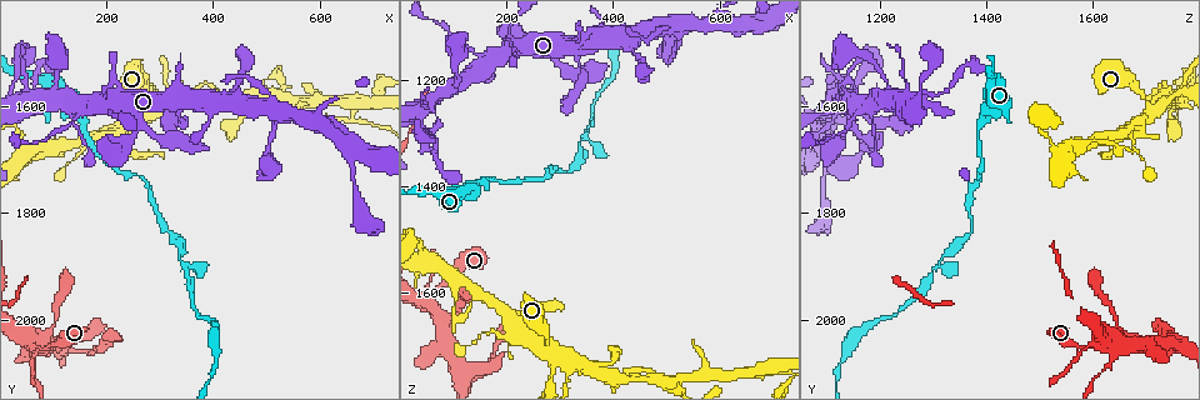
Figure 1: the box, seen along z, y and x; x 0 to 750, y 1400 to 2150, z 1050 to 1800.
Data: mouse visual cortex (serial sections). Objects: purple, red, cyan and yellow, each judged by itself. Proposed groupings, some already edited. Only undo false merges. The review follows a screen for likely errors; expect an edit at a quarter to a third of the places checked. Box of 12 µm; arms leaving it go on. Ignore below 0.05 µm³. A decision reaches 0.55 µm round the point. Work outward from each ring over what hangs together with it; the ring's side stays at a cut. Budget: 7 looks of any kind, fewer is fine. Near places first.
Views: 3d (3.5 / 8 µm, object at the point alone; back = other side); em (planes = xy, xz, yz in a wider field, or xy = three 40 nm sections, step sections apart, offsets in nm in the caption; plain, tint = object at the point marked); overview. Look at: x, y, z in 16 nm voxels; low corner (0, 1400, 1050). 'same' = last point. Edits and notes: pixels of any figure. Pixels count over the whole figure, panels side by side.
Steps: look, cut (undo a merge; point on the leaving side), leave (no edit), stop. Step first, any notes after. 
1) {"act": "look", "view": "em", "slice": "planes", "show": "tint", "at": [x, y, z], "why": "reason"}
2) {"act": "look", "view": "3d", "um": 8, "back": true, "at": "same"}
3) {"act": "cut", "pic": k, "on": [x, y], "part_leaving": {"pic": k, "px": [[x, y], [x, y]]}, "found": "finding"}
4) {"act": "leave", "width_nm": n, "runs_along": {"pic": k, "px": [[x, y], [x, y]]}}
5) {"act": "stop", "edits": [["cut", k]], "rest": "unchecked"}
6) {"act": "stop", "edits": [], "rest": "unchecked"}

{"act": "look", "view": "3d", "um": 8, "at": [345, 1890, 1315], "why": "arms part here"}

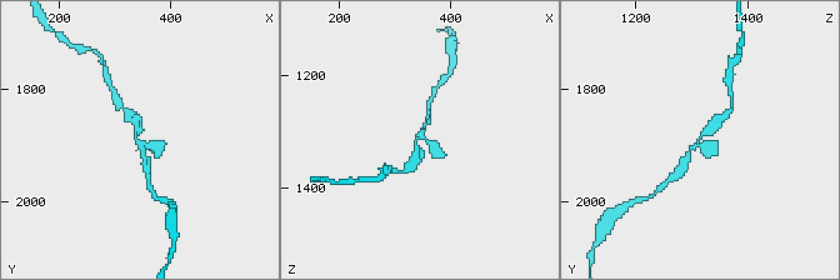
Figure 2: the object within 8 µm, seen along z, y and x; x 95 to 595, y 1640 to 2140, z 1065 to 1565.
{"act": "look", "view": "3d", "um": 3.5, "at": [340, 1890, 1310]}

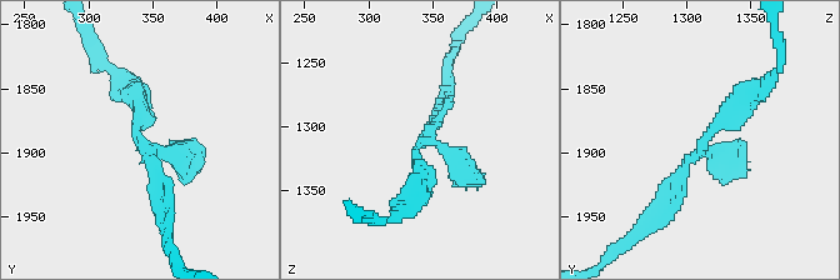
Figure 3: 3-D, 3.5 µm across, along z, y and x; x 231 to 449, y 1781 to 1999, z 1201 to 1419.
{"act": "look", "view": "em", "slice": "xy", "step": 1, "show": "tint", "at": [344, 1894, 1312]}

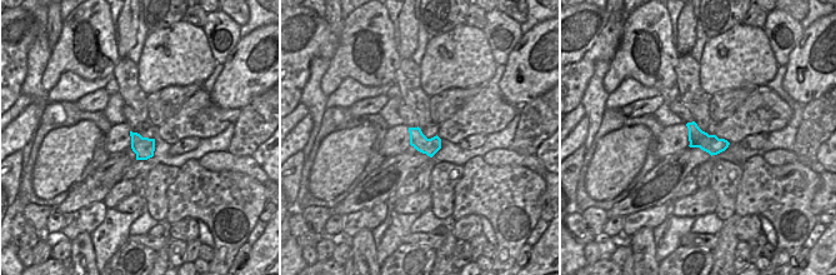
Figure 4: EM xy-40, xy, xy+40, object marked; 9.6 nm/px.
{"act": "leave", "runs_along": {"pic": 3, "px": [[759, 86], [681, 171], [666, 216]]}, "found": "continuous, no second cell"}

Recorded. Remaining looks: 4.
{"act": "look", "view": "3d", "um": 8, "at": [110, 2040, 1755]}

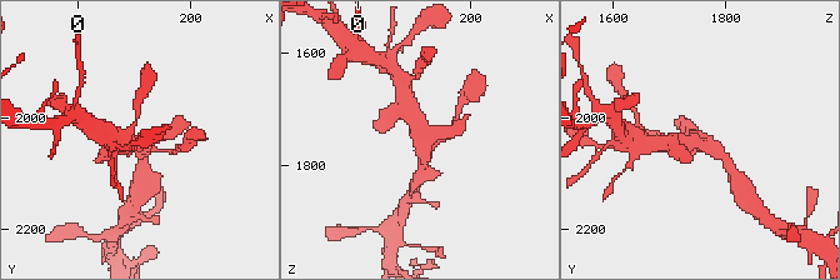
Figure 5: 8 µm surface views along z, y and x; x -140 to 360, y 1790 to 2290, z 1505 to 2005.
{"act": "look", "view": "3d", "um": 3.5, "at": [110, 2040, 1755]}

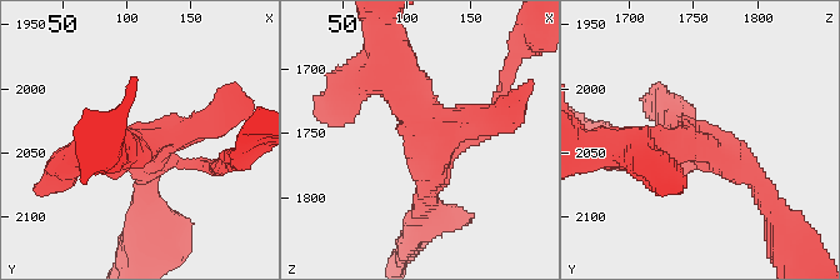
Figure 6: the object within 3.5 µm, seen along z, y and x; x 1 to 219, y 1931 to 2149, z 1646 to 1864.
{"act": "look", "view": "em", "slice": "planes", "show": "tint", "at": [108, 2042, 1750], "why": "shape alone is not enough"}

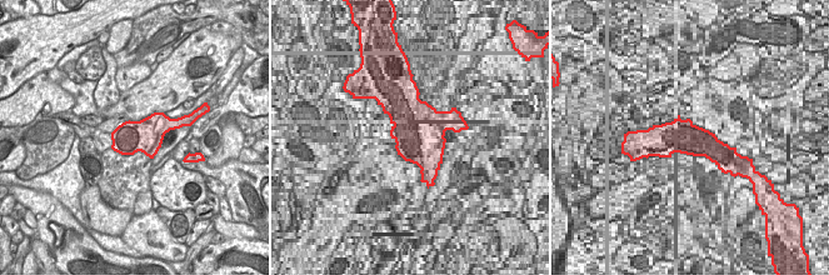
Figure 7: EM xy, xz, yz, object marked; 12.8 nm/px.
{"act": "leave", "found": "all the same cell"}

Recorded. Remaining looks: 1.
{"act": "stop", "edits": [], "rest": "unchecked"}

